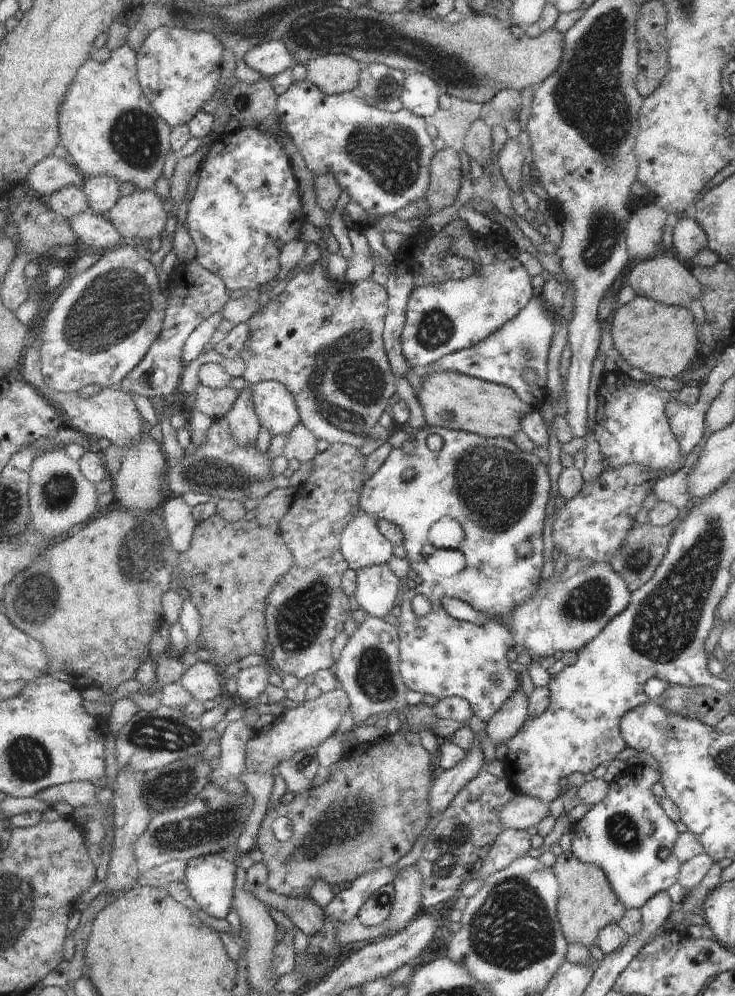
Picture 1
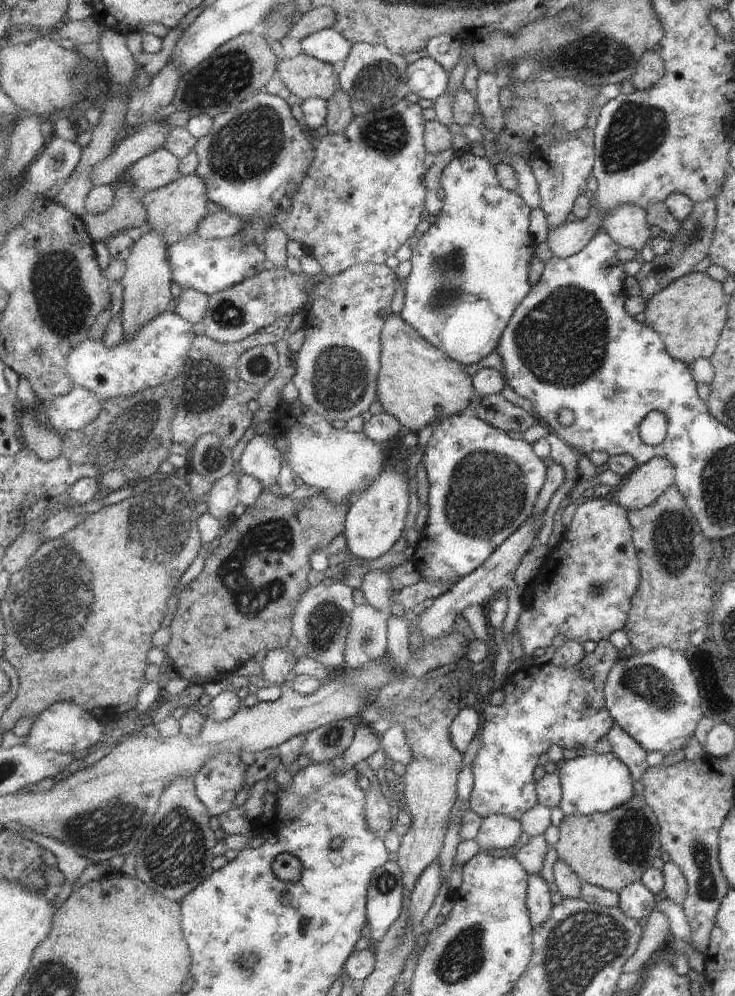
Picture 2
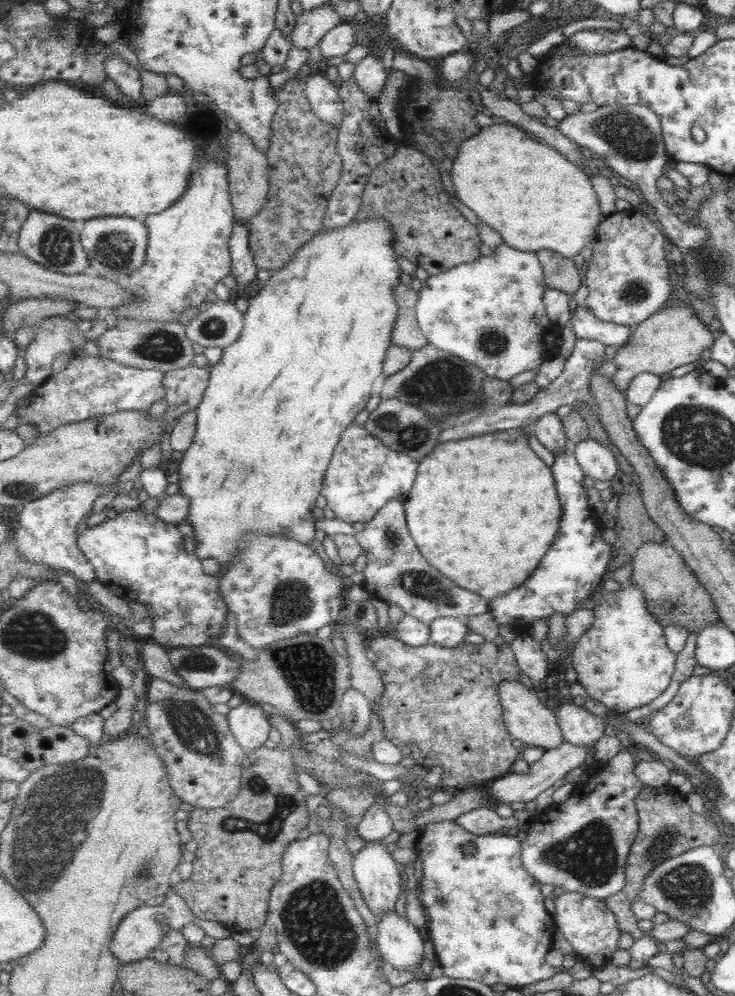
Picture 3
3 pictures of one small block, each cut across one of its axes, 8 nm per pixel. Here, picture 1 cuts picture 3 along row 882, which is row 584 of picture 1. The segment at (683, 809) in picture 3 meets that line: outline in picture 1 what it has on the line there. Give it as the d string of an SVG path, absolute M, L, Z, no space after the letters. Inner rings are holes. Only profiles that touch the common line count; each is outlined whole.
M649 522L633 524L632 531L628 533L628 536L625 536L624 548L621 548L621 551L611 558L610 563L613 569L625 580L625 585L628 586L632 594L645 587L645 584L648 584L656 576L657 570L664 563L665 556L668 555L673 536L673 523L661 527Z

